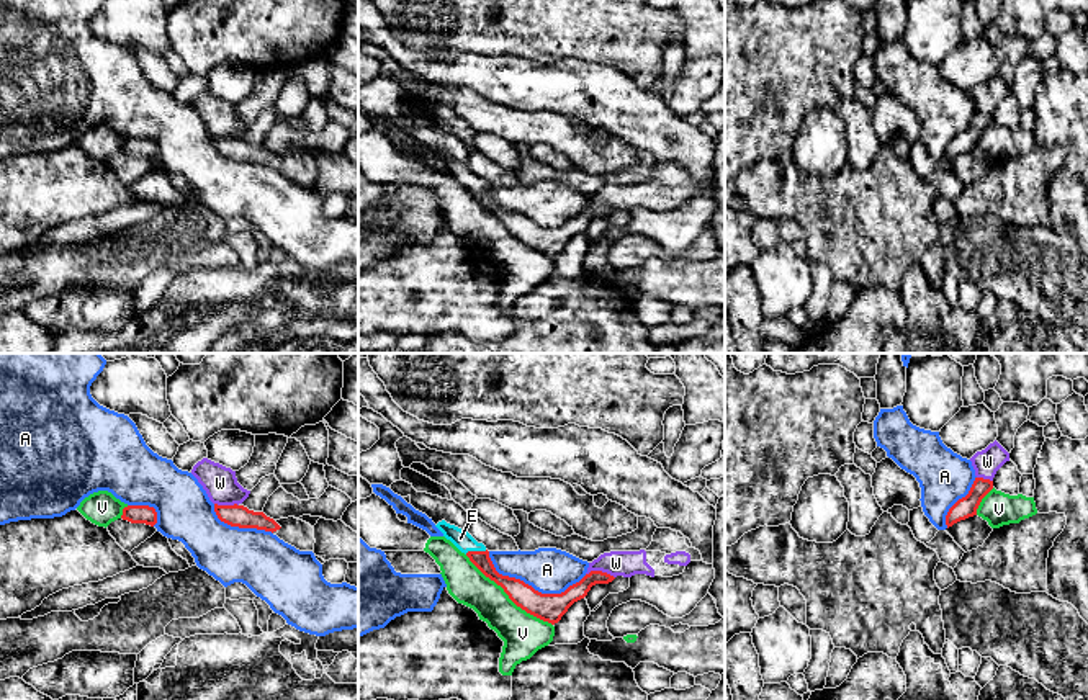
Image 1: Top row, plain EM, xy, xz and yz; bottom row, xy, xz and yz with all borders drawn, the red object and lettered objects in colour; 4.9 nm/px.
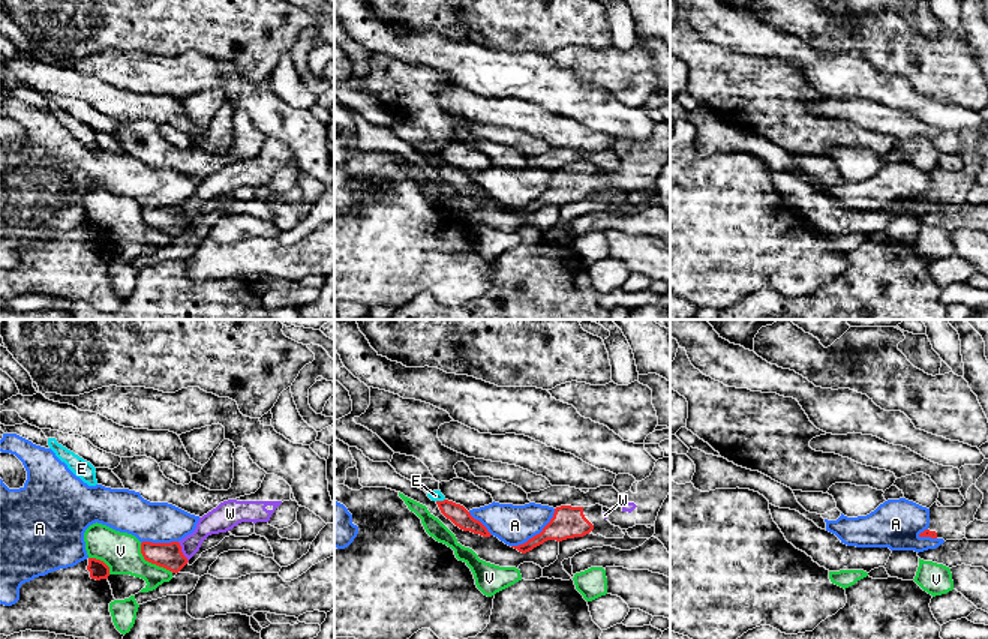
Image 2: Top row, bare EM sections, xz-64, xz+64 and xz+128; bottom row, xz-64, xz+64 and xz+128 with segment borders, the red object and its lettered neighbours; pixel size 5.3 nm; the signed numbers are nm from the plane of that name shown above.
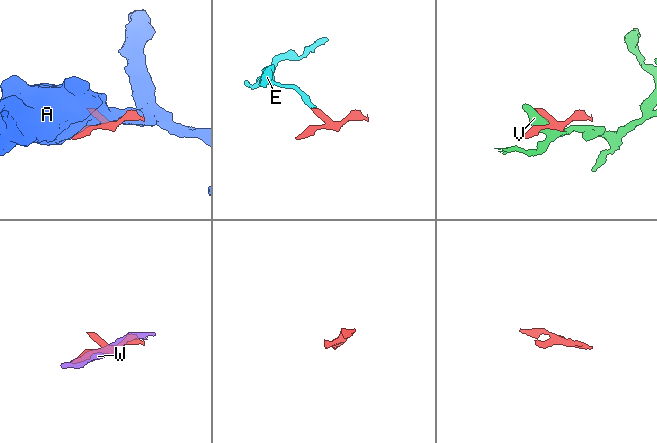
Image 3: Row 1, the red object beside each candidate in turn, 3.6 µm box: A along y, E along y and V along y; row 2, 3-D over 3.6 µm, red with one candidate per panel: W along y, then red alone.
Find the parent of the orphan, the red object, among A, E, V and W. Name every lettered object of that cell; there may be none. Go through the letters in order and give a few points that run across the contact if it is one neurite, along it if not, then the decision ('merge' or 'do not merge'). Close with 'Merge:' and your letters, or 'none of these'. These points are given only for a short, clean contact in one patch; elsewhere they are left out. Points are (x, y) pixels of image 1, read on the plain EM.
A: do not merge
E: merge
V: do not merge
W: do not merge
Merge: E

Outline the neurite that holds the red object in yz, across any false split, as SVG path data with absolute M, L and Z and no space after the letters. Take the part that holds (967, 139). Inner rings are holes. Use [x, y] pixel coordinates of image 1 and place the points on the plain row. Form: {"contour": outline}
{"contour": "M975 111L969 128L962 132L959 132L947 146L946 149L946 159L947 162L954 157L965 154L969 150L977 149L977 142L982 136L982 132L993 123L993 114Z"}

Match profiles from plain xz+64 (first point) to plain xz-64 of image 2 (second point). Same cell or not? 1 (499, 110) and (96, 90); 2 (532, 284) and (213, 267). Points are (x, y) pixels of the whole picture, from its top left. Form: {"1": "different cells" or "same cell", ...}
{"1": "same cell", "2": "different cells"}

